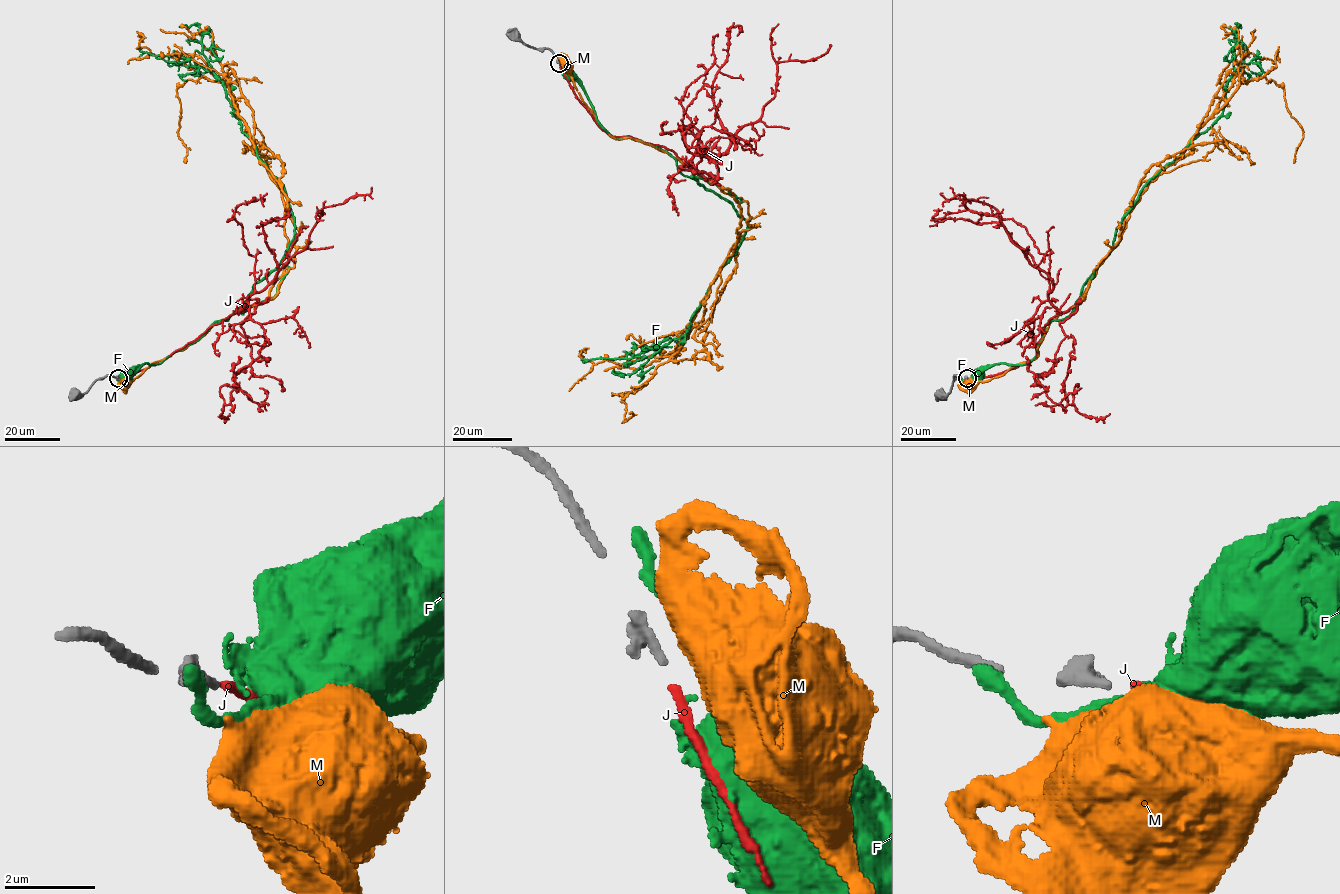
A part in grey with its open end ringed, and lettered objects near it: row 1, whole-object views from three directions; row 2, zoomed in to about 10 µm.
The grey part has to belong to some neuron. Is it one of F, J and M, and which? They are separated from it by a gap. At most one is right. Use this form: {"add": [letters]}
{"add": ["J"]}

